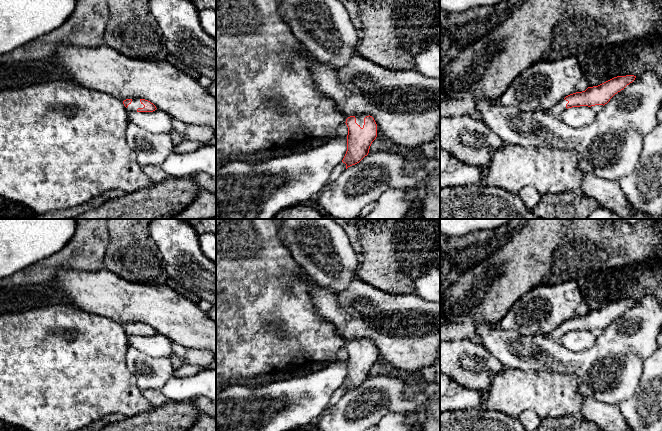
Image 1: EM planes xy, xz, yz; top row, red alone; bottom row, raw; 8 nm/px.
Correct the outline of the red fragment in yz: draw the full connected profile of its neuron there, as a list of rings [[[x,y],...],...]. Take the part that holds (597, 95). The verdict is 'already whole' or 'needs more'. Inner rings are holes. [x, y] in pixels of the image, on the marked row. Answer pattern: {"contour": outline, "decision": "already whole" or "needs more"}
{"contour": [[[626,75],[614,77],[598,86],[588,87],[585,91],[566,96],[552,107],[548,113],[559,117],[566,109],[580,106],[605,105],[610,99],[635,80],[636,76]]], "decision": "needs more"}

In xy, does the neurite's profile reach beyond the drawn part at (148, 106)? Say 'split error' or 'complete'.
split error

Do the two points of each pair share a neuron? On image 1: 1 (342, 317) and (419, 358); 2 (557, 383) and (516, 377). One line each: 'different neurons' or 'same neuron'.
1: same neuron
2: same neuron

